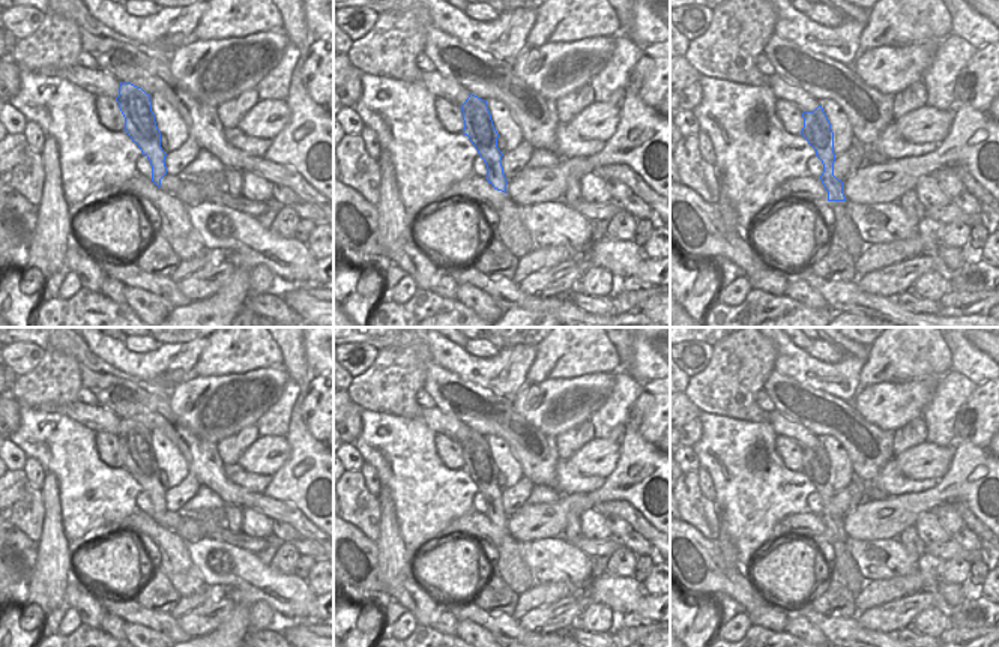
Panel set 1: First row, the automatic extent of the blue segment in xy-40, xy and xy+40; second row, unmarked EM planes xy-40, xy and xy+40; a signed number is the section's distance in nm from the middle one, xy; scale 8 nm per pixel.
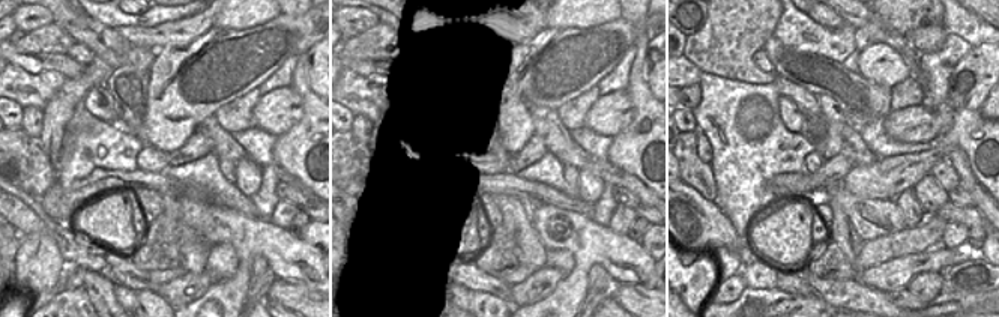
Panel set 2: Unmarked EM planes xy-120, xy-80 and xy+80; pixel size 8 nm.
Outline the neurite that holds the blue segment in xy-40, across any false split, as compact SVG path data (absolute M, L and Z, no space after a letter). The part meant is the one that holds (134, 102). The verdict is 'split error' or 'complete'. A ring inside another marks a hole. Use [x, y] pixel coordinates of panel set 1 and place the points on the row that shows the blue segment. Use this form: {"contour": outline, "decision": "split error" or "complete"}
{"contour": "M120 83L116 98L125 117L125 132L140 147L152 165L152 182L159 188L167 174L165 156L161 147L161 132L152 111L150 95L131 83Z", "decision": "complete"}

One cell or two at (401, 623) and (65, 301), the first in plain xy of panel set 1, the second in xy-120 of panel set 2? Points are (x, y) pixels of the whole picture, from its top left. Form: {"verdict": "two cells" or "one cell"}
{"verdict": "two cells"}

